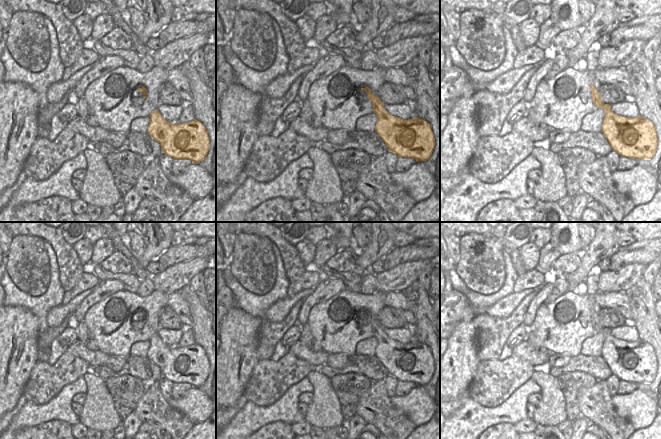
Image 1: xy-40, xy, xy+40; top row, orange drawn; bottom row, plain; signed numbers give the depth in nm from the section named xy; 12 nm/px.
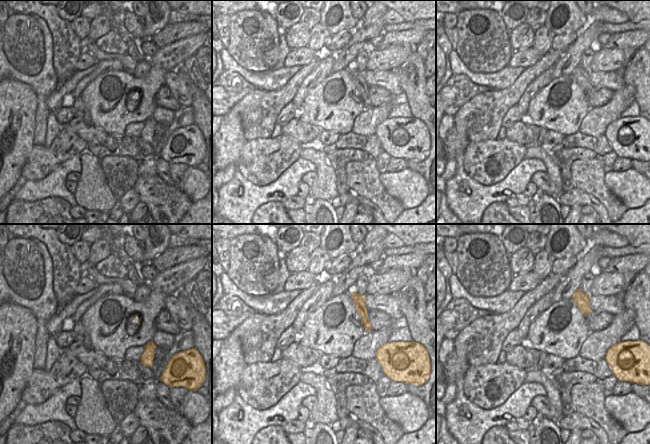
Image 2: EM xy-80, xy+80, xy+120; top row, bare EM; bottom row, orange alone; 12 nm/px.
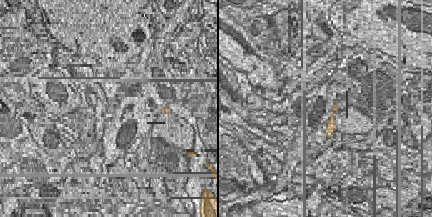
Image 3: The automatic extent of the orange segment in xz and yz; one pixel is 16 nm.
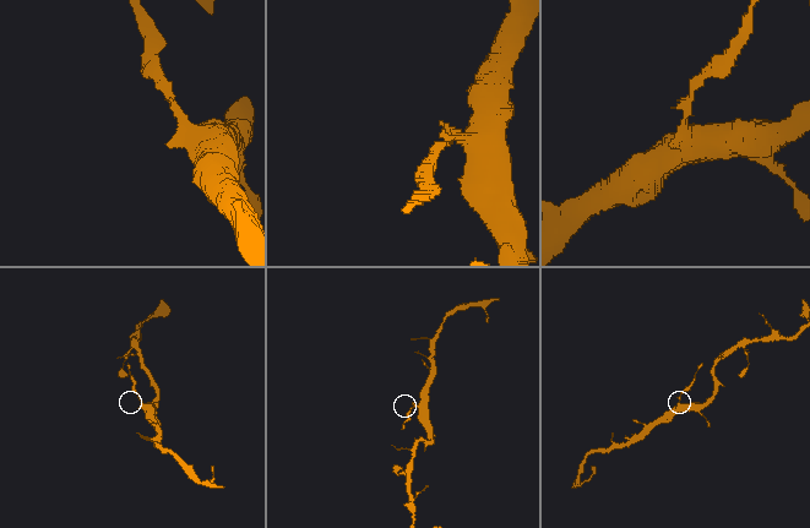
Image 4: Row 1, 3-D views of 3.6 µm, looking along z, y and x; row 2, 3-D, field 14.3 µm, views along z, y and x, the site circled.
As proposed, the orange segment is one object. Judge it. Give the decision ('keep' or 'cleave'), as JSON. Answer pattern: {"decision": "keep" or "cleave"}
{"decision": "cleave"}

